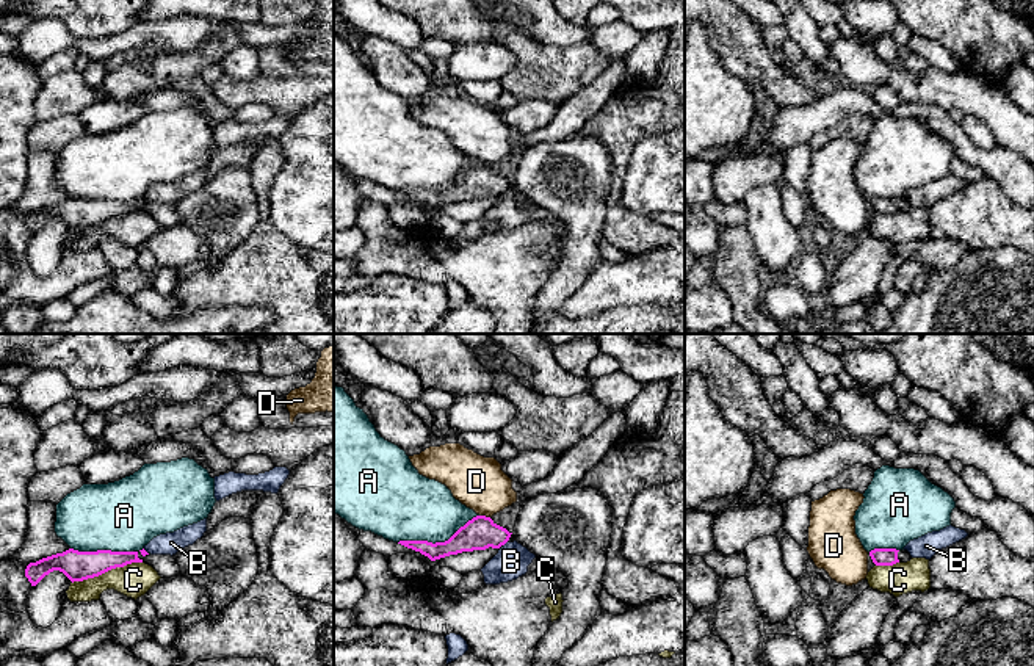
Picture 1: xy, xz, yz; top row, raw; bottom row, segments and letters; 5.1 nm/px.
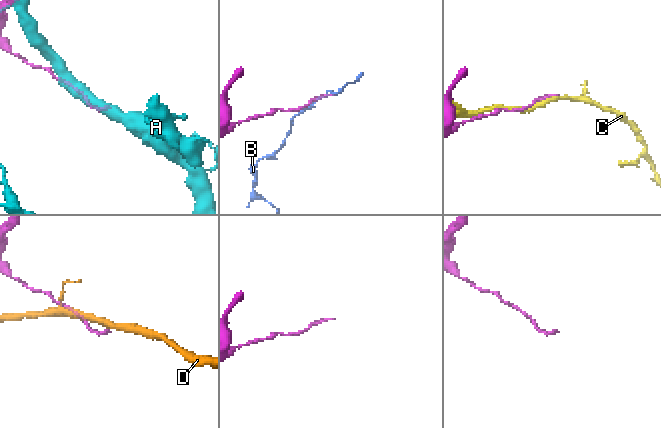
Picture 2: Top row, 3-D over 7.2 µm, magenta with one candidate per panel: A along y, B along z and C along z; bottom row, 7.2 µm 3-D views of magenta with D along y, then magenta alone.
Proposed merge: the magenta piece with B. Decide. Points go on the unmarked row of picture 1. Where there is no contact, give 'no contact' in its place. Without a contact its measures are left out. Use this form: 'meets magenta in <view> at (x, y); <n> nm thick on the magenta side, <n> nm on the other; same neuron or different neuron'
meets magenta in xz at (505, 191); 170 nm thick on the magenta side, 170 nm on the other; different neuron

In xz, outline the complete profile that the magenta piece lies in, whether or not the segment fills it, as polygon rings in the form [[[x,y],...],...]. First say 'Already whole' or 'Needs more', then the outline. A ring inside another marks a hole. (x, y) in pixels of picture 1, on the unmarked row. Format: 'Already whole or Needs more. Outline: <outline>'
Already whole. Outline: [[[476,165],[445,191],[400,190],[398,193],[436,210],[462,201],[486,199],[489,196],[500,197],[509,190],[511,183],[512,182],[497,174],[490,166]]]

